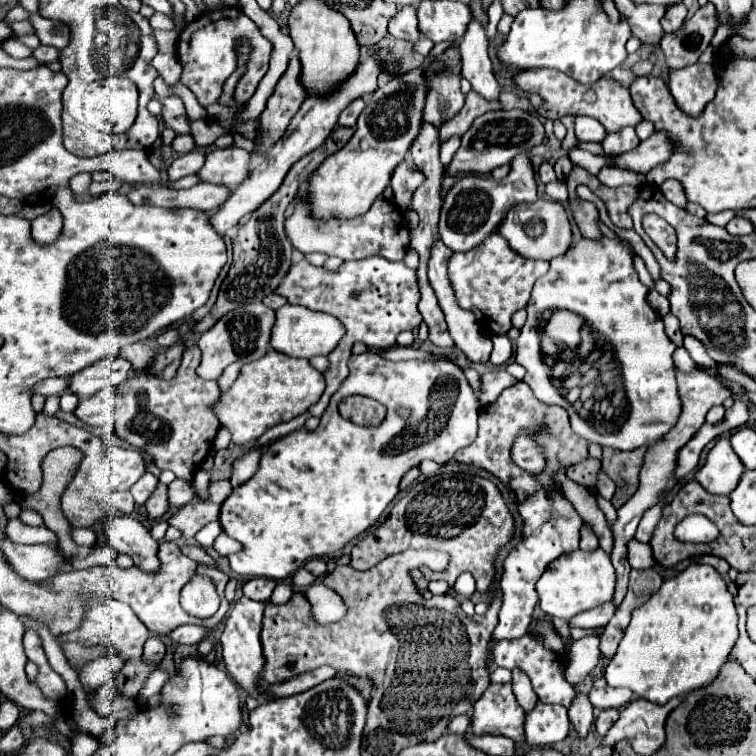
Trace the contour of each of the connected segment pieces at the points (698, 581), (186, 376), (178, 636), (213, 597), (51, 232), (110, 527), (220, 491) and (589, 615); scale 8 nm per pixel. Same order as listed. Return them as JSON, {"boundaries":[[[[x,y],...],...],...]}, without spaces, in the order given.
{"boundaries":[[[[692,564],[682,574],[664,580],[662,588],[652,598],[632,612],[632,620],[624,630],[616,656],[606,666],[606,682],[614,688],[630,688],[634,696],[654,704],[666,704],[670,698],[684,698],[696,688],[710,684],[720,666],[728,660],[738,640],[738,618],[732,602],[732,594],[726,588],[722,576],[710,564]]],[[[130,344],[122,350],[122,358],[132,362],[132,374],[122,386],[126,386],[126,412],[116,410],[116,434],[134,448],[150,454],[160,470],[172,470],[178,478],[192,480],[196,466],[202,464],[212,448],[220,422],[212,412],[220,398],[216,380],[204,380],[196,374],[200,364],[200,350],[190,346],[184,350],[182,364],[176,378],[162,380],[152,374],[144,374],[144,366],[156,356],[146,344]]],[[[186,624],[176,628],[170,638],[178,644],[198,644],[202,638],[206,638],[210,634],[210,630],[206,626],[198,626],[198,624]]],[[[195,575],[184,586],[180,602],[182,602],[182,608],[196,618],[208,618],[220,606],[220,598],[214,582],[201,575]]],[[[50,208],[46,214],[32,220],[32,238],[38,244],[52,244],[62,230],[62,214],[58,208]]],[[[110,516],[104,524],[104,532],[116,552],[130,554],[136,566],[144,570],[156,570],[156,566],[160,566],[160,560],[156,558],[158,542],[136,518]]],[[[218,480],[218,482],[210,482],[208,490],[210,490],[210,500],[222,504],[232,494],[232,484],[230,480]]],[[[606,602],[604,606],[596,606],[592,610],[586,610],[584,614],[578,614],[576,618],[570,620],[570,626],[580,626],[580,628],[600,628],[610,622],[614,616],[616,606],[614,602]]]]}

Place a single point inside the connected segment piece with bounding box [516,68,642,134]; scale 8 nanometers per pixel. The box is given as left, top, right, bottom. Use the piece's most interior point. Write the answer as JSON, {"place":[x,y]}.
{"place":[607,101]}

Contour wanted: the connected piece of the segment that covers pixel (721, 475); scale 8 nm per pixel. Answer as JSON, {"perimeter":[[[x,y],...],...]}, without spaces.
{"perimeter":[[[720,438],[710,450],[706,464],[696,472],[696,480],[712,494],[730,494],[744,472],[744,464],[736,458],[728,438]]]}

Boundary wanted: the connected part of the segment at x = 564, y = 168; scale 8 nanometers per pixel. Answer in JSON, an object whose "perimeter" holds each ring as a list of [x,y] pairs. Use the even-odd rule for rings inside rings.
{"perimeter":[[[568,156],[558,158],[558,160],[556,160],[556,164],[554,164],[554,170],[556,170],[558,180],[564,180],[564,178],[568,176],[568,172],[572,170],[572,162],[570,162],[570,158],[568,158]]]}

